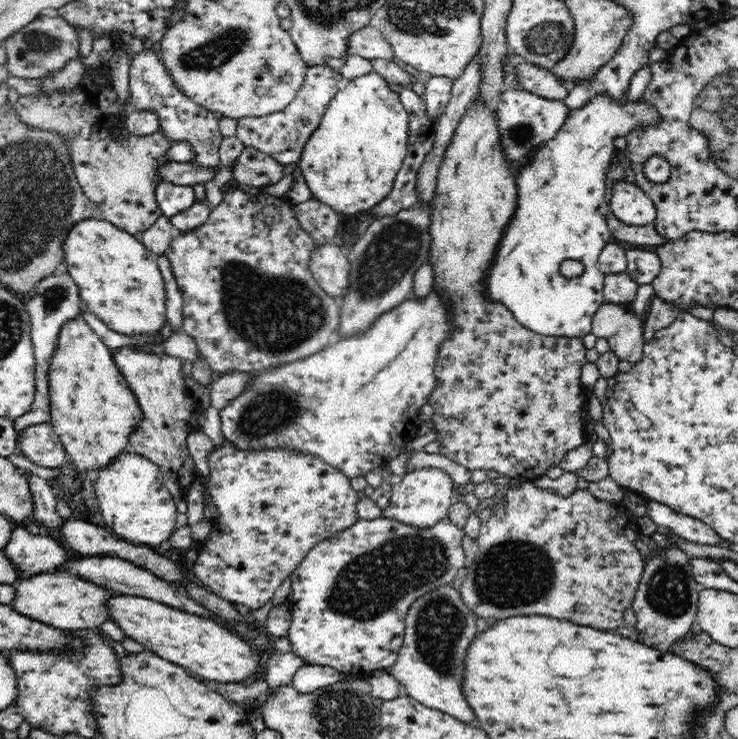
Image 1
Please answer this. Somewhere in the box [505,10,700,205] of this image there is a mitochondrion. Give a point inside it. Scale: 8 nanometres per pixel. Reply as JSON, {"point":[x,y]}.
{"point":[546,39]}

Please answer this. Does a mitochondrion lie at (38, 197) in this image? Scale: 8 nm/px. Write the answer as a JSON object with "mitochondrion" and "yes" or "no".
{"mitochondrion":"yes"}

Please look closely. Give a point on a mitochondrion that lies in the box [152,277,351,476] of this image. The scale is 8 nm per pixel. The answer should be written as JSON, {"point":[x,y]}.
{"point":[277,409]}

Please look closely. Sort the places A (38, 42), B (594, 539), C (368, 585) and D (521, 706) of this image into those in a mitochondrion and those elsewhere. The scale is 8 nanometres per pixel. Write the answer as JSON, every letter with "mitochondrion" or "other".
{"A":"mitochondrion","B":"other","C":"mitochondrion","D":"other"}

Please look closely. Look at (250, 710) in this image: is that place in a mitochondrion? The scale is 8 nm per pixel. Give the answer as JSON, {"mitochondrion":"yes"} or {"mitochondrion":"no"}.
{"mitochondrion":"no"}

